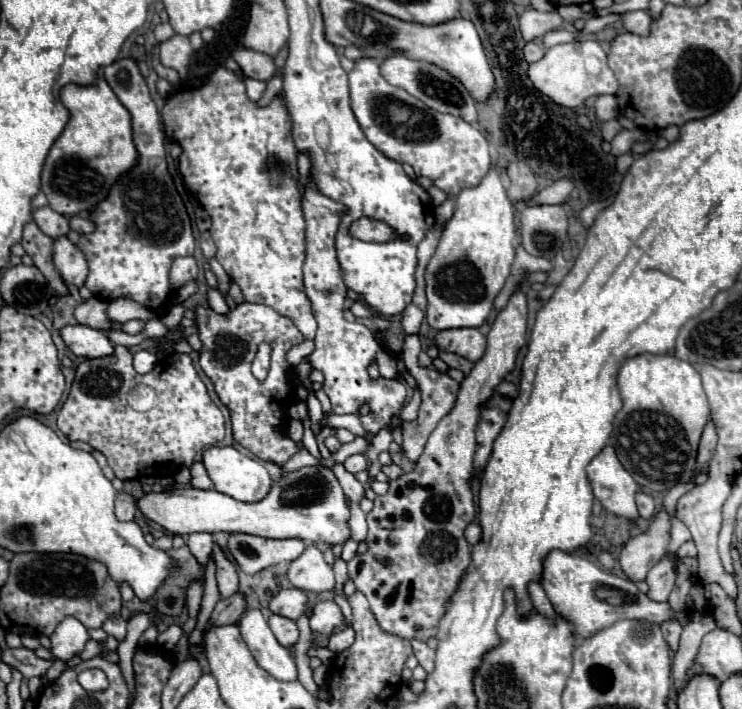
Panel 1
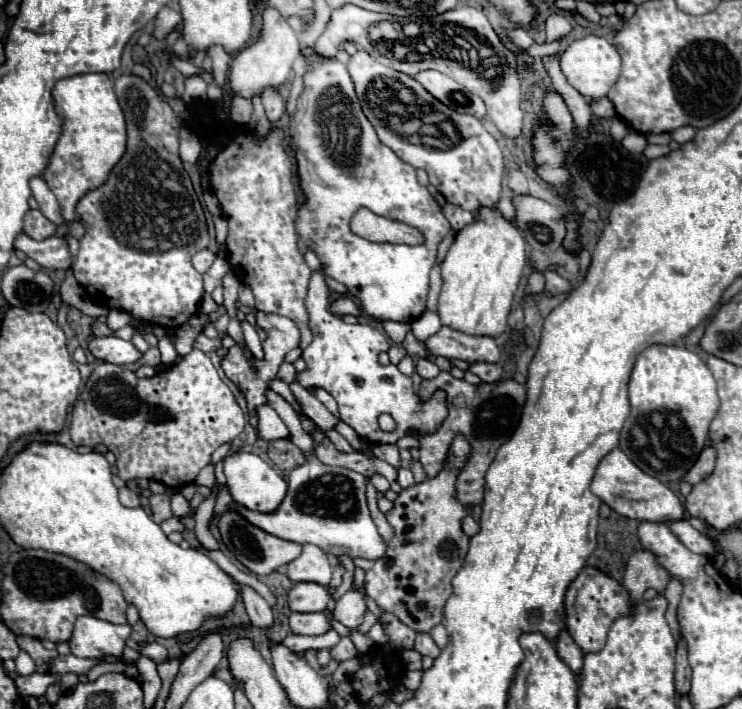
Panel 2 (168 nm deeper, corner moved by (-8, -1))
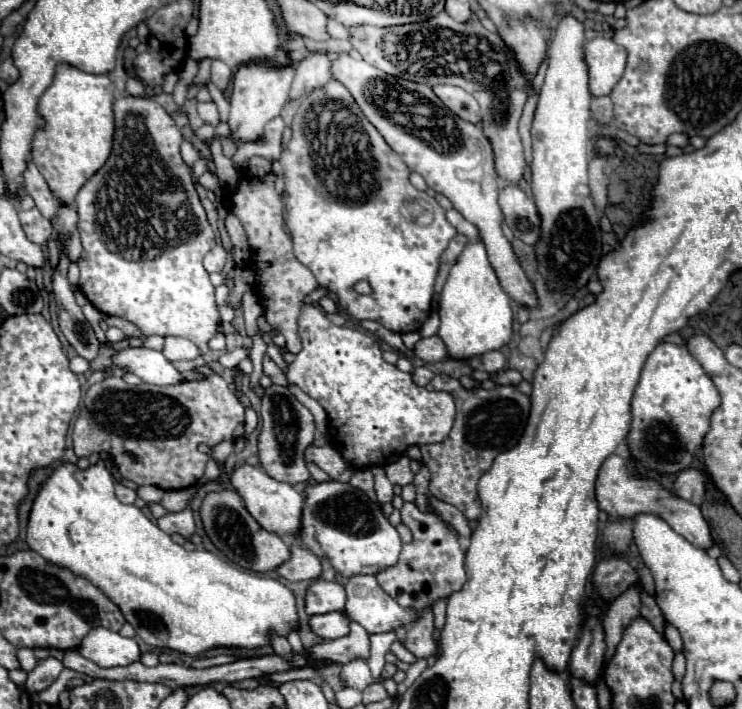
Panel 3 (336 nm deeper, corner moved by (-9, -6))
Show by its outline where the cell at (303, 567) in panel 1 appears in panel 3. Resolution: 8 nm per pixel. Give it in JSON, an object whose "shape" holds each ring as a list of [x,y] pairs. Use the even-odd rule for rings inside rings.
{"shape":[[[293,544],[291,558],[285,564],[281,564],[277,572],[289,582],[315,580],[321,576],[321,560],[315,554],[311,554],[309,550],[301,548],[299,544]]]}

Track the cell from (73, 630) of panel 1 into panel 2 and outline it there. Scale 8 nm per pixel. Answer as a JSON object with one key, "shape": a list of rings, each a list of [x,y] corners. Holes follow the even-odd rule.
{"shape":[[[78,617],[74,637],[68,641],[76,657],[122,657],[130,625],[114,625],[96,617]]]}

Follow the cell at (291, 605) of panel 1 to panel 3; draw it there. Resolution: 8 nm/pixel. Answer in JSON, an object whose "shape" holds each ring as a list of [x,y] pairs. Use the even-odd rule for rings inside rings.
{"shape":[[[315,580],[307,588],[305,612],[309,616],[343,610],[343,606],[345,606],[345,588],[341,584],[327,582],[327,580]]]}

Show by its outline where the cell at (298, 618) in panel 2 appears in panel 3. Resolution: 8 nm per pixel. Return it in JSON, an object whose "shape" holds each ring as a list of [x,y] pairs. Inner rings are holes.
{"shape":[[[329,612],[329,614],[321,614],[321,616],[311,616],[309,626],[323,640],[333,640],[333,638],[341,638],[349,632],[349,622],[351,620],[347,618],[345,612]]]}

